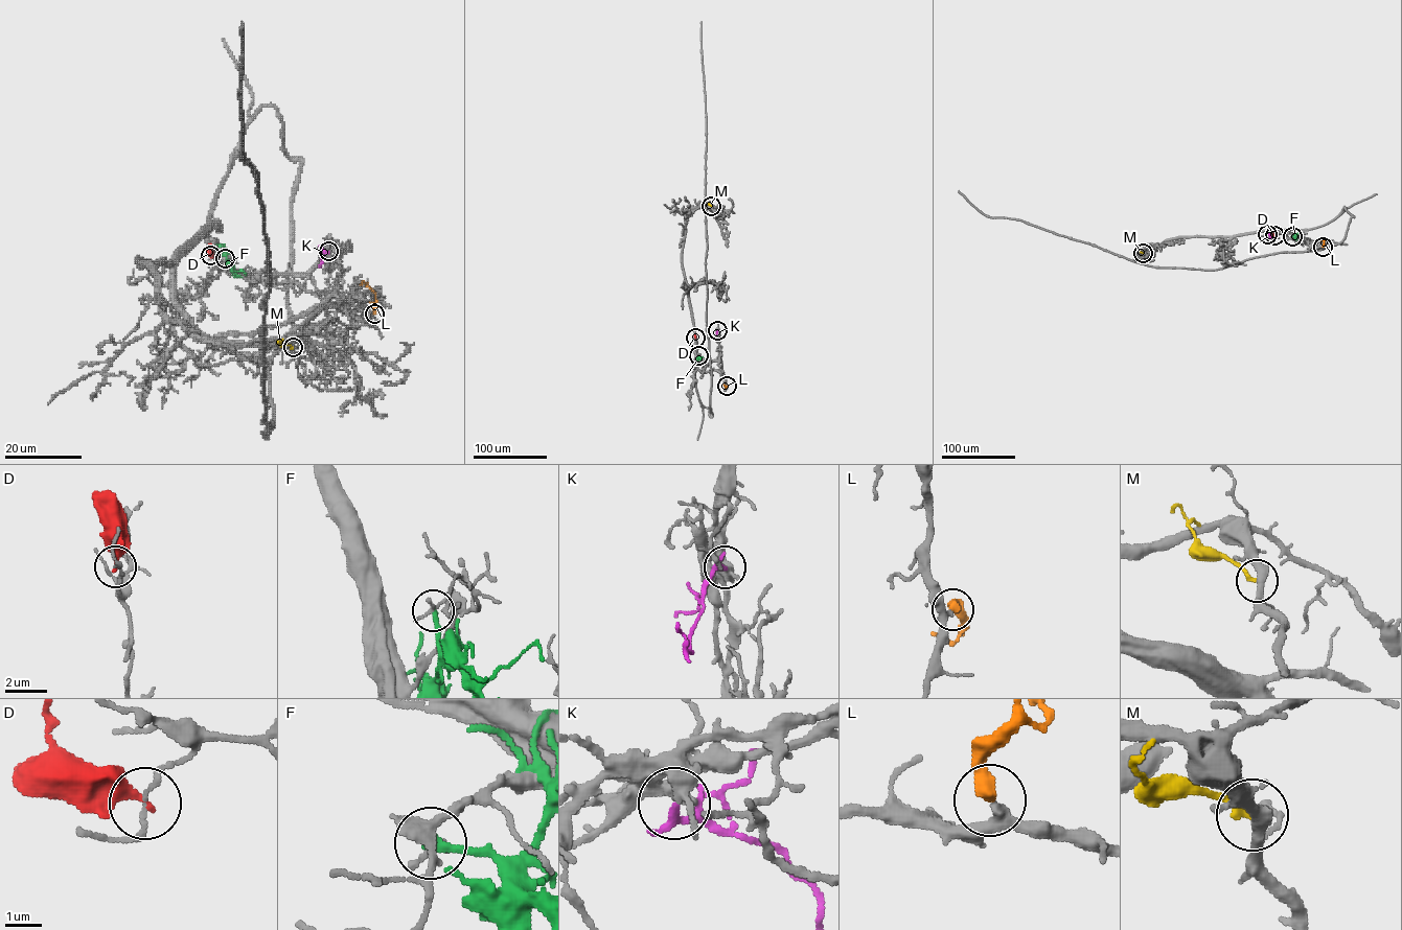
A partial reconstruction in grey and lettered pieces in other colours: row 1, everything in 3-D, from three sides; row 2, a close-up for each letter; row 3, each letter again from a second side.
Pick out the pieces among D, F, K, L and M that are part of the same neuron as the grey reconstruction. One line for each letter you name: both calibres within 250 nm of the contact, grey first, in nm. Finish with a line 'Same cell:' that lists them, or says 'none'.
K: 220 nm thick on the grey side, 240 nm on the other
L: 320 nm thick on the grey side, 400 nm on the other
Same cell: K, L

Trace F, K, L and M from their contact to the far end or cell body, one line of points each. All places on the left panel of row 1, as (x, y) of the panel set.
F: (226, 258), (232, 268), (246, 274)
K: (328, 251), (319, 266)
L: (373, 312), (374, 293), (363, 282), (360, 284)
M: (293, 347), (277, 342)

